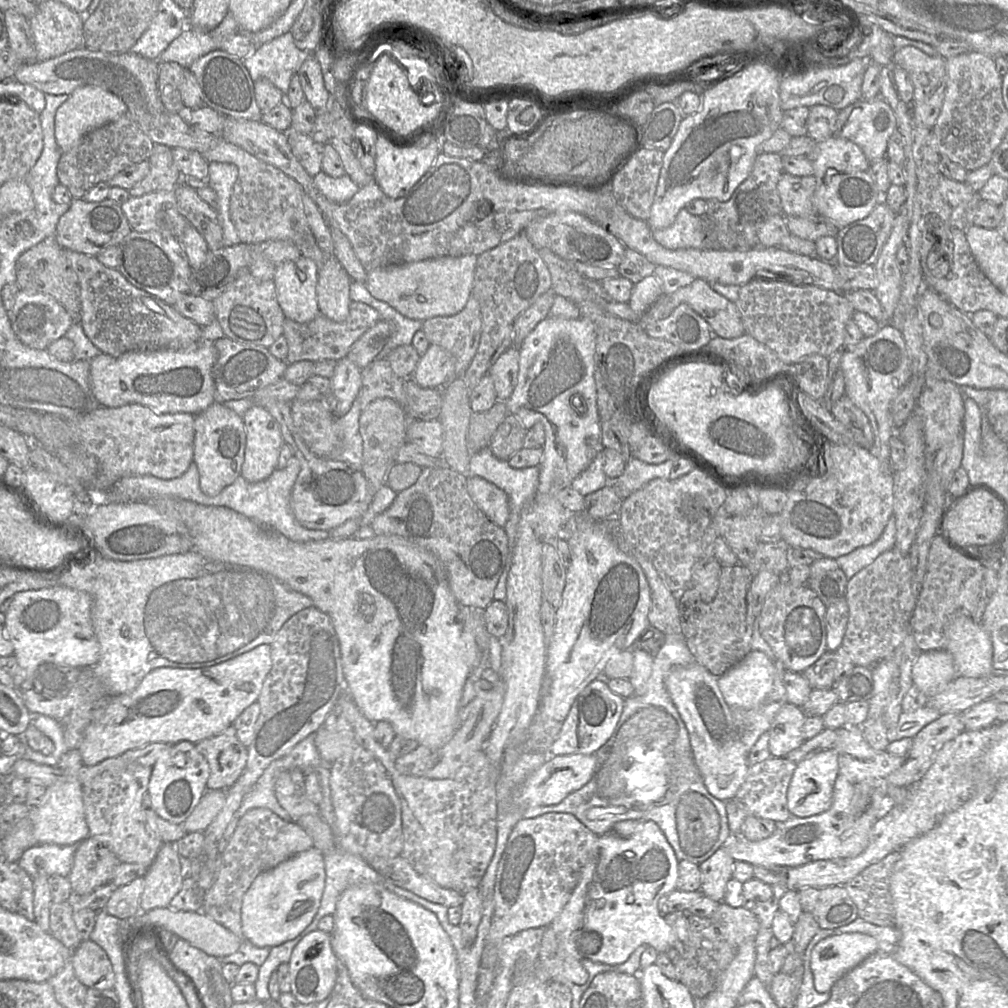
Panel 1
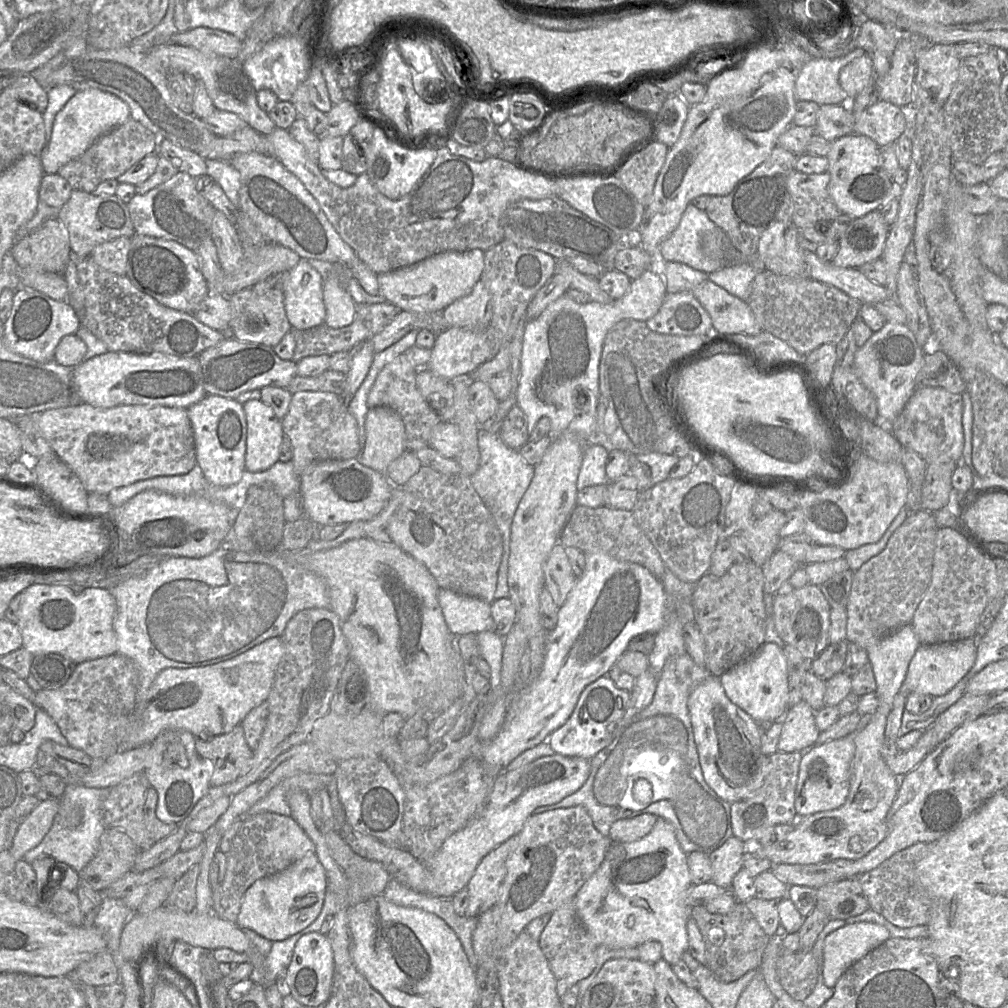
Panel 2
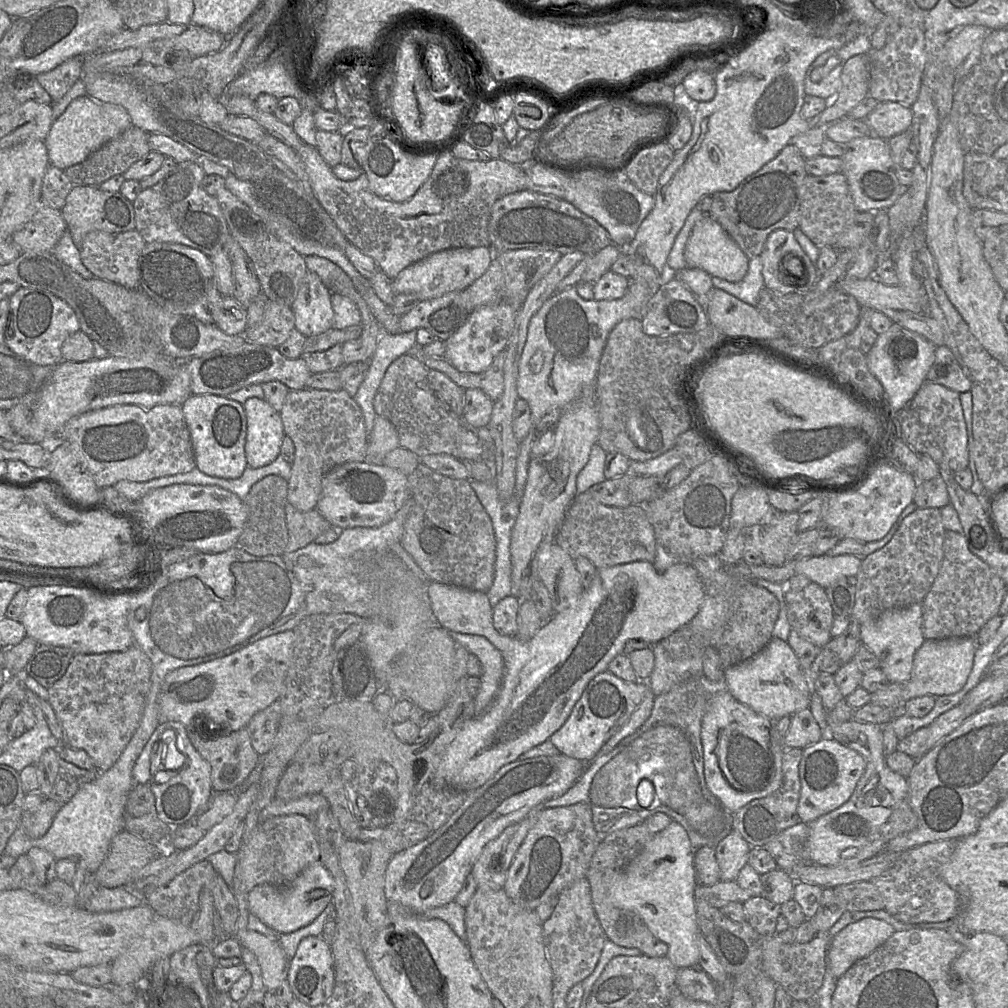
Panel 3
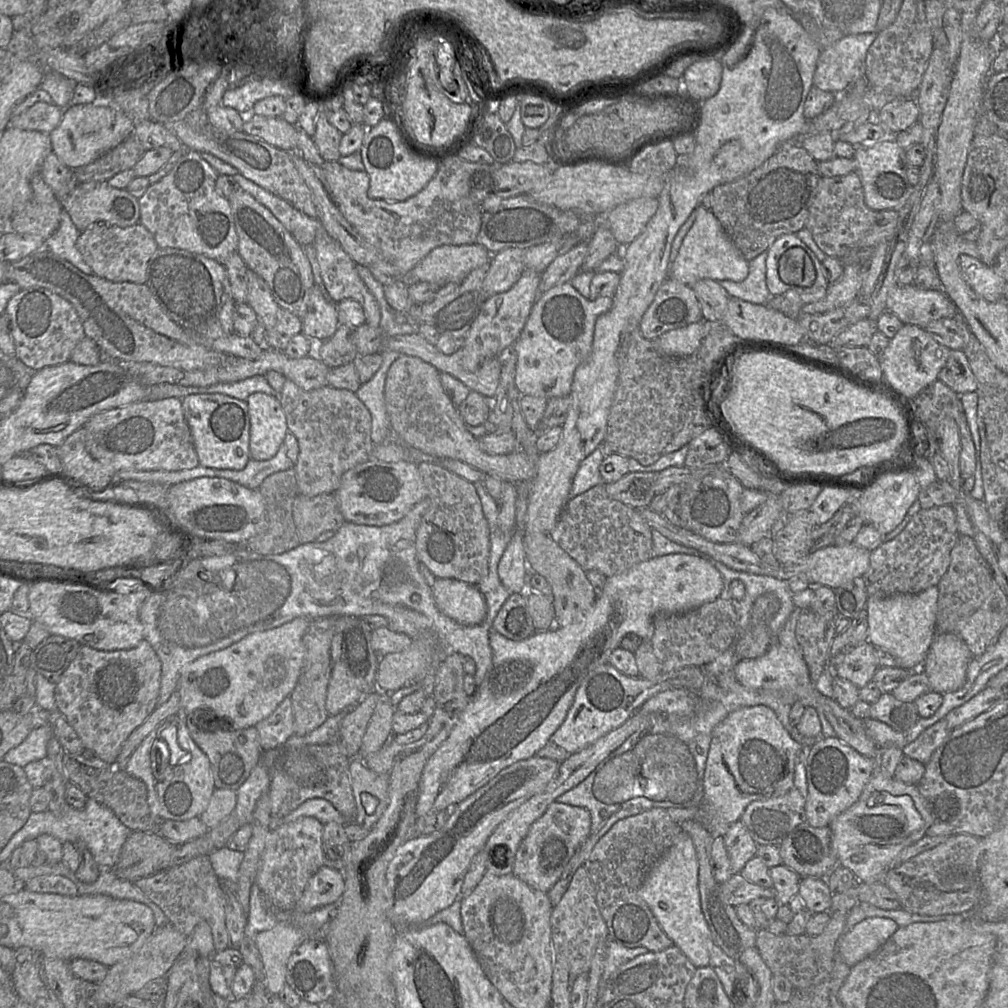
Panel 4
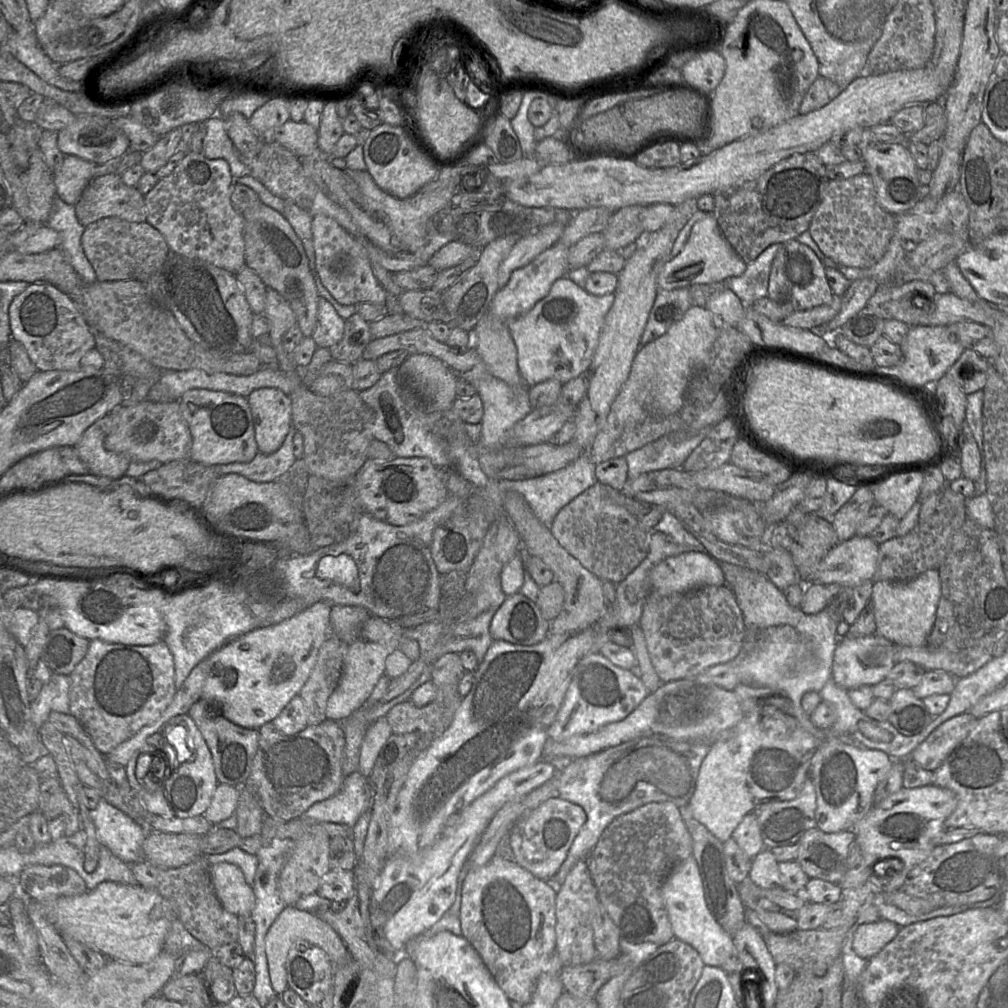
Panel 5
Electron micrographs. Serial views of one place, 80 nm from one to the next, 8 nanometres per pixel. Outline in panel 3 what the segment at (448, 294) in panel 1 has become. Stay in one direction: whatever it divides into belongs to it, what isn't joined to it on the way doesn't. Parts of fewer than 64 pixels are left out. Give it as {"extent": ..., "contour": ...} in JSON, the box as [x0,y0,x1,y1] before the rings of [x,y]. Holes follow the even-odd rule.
{"extent":[391,247,494,301],"contour":[[[491,247],[450,248],[432,253],[403,269],[391,279],[395,294],[413,294],[419,301],[437,298],[446,293],[465,290],[488,269],[494,258]]]}

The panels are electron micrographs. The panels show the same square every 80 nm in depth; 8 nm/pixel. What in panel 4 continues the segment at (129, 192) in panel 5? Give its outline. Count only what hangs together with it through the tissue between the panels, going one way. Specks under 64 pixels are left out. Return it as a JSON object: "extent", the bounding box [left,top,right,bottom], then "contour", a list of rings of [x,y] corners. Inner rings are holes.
{"extent":[62,181,140,233],"contour":[[[107,181],[78,184],[62,201],[62,208],[69,214],[72,222],[81,233],[97,223],[126,228],[139,223],[140,220],[138,199],[126,189],[111,187]]]}

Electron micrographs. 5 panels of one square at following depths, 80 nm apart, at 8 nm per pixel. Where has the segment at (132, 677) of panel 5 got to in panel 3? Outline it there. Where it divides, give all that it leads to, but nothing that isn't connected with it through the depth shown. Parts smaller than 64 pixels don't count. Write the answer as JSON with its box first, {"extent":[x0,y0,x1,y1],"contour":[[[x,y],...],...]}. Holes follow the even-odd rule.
{"extent":[48,646,152,771],"contour":[[[137,646],[122,652],[75,654],[66,673],[48,688],[48,703],[59,720],[68,746],[82,749],[100,771],[111,768],[121,756],[140,725],[151,687],[152,663]]]}

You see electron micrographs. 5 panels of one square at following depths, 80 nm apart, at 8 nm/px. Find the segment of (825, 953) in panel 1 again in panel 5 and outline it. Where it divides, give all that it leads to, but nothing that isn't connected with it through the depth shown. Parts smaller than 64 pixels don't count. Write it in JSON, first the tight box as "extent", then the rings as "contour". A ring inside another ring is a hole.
{"extent":[852,920,900,960],"contour":[[[889,920],[861,924],[853,936],[852,948],[866,960],[877,954],[898,933],[900,927]]]}

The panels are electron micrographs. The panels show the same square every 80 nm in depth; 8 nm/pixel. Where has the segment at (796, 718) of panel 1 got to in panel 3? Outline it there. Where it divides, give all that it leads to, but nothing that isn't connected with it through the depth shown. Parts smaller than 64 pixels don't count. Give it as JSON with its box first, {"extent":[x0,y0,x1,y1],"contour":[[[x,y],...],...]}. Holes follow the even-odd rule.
{"extent":[783,707,824,749],"contour":[[[808,707],[791,716],[791,723],[783,738],[783,743],[786,748],[804,749],[822,738],[824,738],[822,729]]]}

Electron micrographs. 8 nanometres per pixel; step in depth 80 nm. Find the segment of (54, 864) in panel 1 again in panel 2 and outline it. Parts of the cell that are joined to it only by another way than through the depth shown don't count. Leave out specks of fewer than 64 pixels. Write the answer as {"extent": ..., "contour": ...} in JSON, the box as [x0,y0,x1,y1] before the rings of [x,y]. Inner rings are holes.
{"extent":[22,784,110,873],"contour":[[[69,784],[64,791],[64,798],[79,803],[83,810],[81,825],[74,830],[66,829],[58,823],[53,823],[47,835],[33,849],[29,850],[22,858],[28,864],[35,859],[49,857],[55,863],[65,863],[78,873],[96,855],[101,835],[106,830],[102,819],[102,806],[110,788],[89,788],[77,784]]]}

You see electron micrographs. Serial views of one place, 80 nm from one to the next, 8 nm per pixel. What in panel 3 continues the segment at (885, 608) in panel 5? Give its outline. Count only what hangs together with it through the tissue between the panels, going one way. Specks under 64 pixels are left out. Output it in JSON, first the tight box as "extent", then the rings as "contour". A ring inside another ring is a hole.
{"extent":[861,602,926,684],"contour":[[[922,602],[884,611],[876,619],[861,625],[861,641],[878,658],[880,669],[891,684],[909,680],[917,649],[926,641],[923,635]]]}

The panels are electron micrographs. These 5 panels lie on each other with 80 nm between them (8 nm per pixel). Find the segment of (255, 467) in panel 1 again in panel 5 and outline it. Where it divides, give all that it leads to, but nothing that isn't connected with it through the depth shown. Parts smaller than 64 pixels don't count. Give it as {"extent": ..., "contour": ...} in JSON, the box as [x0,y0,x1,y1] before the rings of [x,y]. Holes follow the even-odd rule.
{"extent":[247,388,291,454],"contour":[[[258,388],[247,397],[258,452],[272,454],[283,444],[290,427],[291,399],[277,388]]]}

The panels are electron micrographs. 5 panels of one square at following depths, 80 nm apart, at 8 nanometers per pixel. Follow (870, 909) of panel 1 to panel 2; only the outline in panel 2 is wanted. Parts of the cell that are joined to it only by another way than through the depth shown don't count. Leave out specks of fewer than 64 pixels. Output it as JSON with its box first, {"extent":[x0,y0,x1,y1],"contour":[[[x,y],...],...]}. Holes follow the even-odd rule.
{"extent":[855,843,931,928],"contour":[[[916,843],[885,860],[876,868],[855,878],[869,902],[870,909],[890,923],[911,928],[925,926],[931,918],[931,897],[922,888],[917,876],[917,864],[928,853],[930,843]]]}

